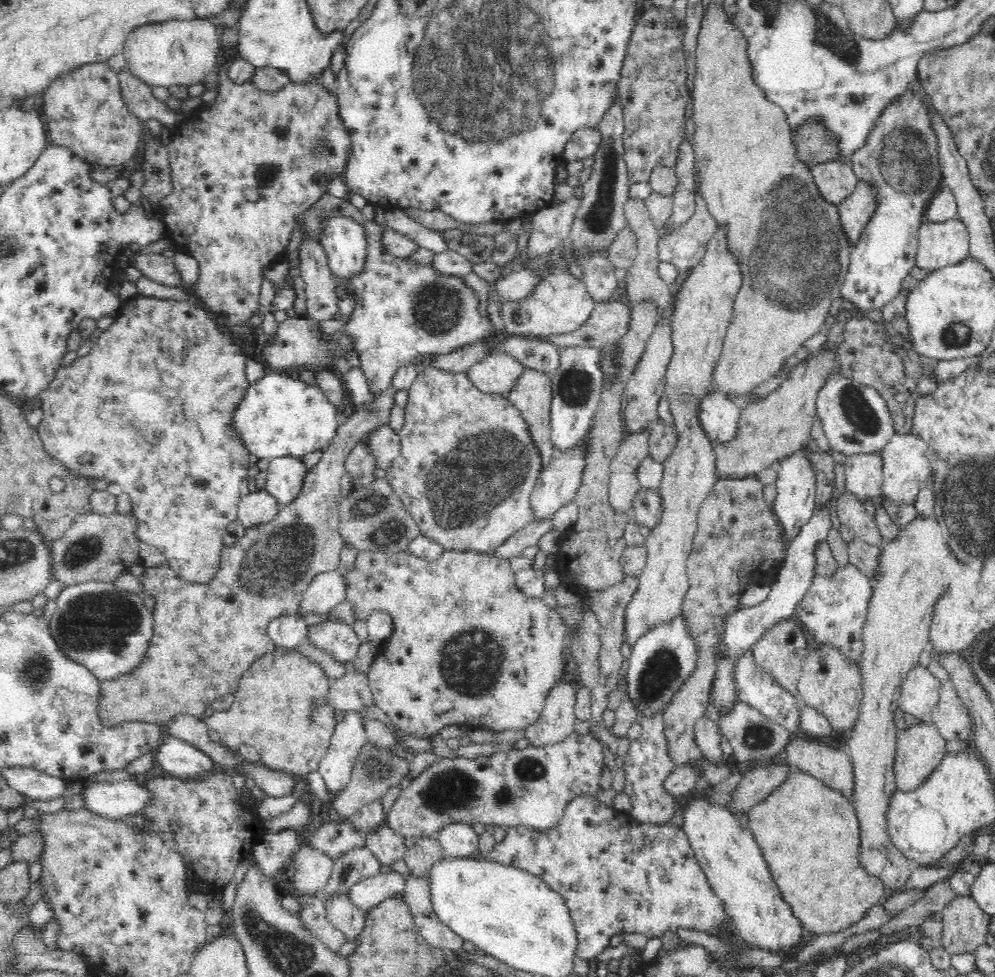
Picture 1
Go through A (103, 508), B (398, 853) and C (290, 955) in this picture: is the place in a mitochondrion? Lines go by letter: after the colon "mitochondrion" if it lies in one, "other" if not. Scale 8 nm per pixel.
A: other
B: other
C: mitochondrion

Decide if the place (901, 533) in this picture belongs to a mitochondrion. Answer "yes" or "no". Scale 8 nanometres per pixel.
no

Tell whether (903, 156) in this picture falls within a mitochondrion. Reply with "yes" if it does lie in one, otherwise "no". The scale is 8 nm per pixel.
yes

